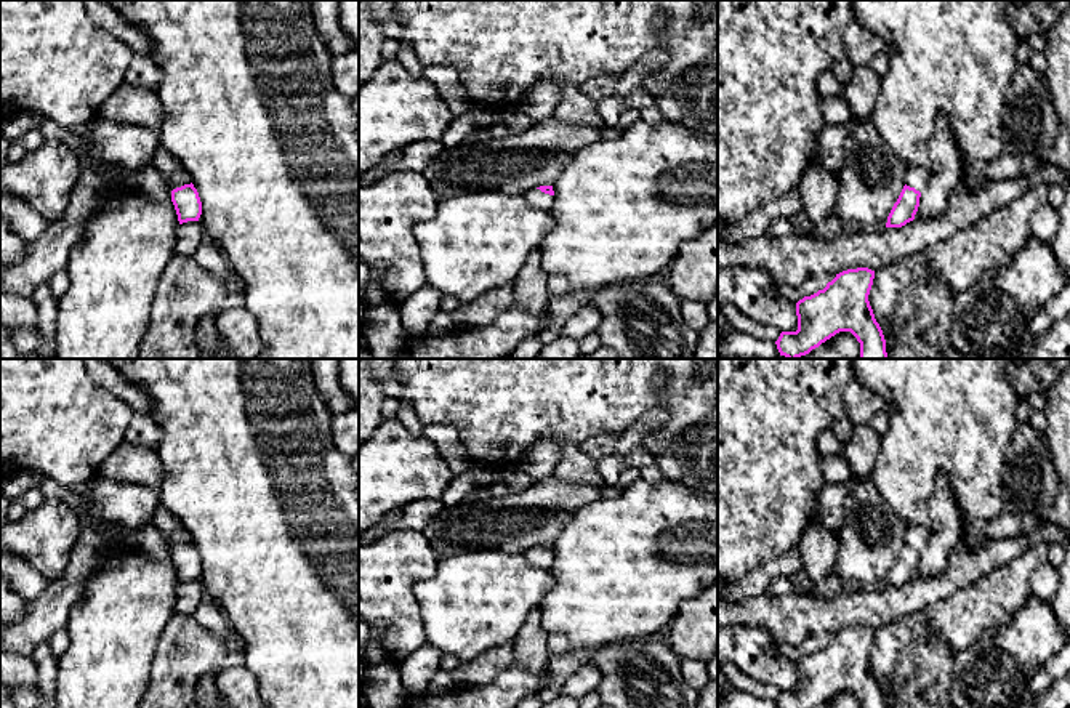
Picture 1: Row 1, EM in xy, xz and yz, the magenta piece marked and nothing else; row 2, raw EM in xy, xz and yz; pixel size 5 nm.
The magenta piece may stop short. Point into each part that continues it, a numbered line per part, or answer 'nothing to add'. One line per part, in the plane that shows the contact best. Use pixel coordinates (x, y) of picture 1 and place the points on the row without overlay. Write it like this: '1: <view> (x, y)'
1: xy (168, 526)

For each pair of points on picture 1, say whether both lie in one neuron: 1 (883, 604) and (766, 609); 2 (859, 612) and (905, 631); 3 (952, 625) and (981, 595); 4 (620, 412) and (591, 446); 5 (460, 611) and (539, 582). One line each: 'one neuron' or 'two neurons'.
1: one neuron
2: two neurons
3: one neuron
4: two neurons
5: one neuron

